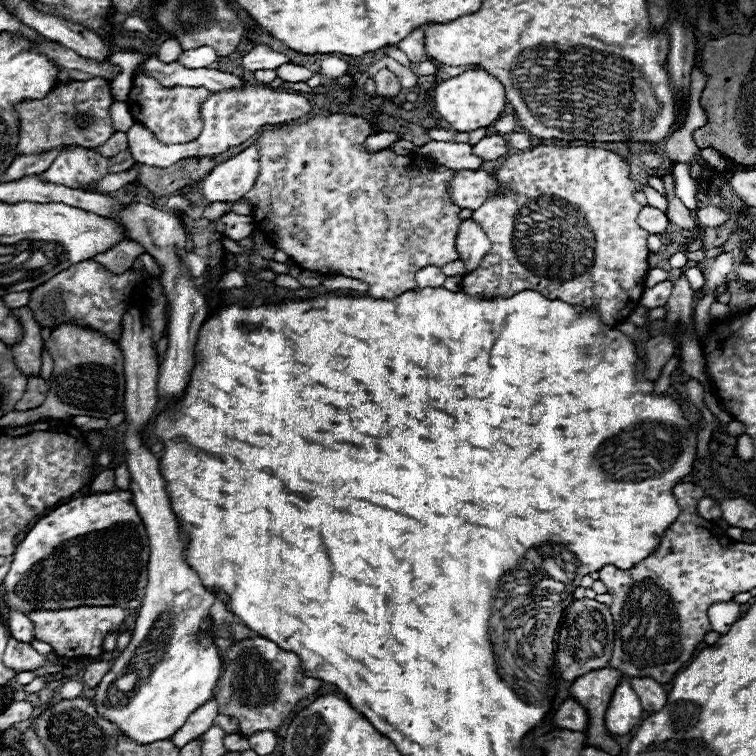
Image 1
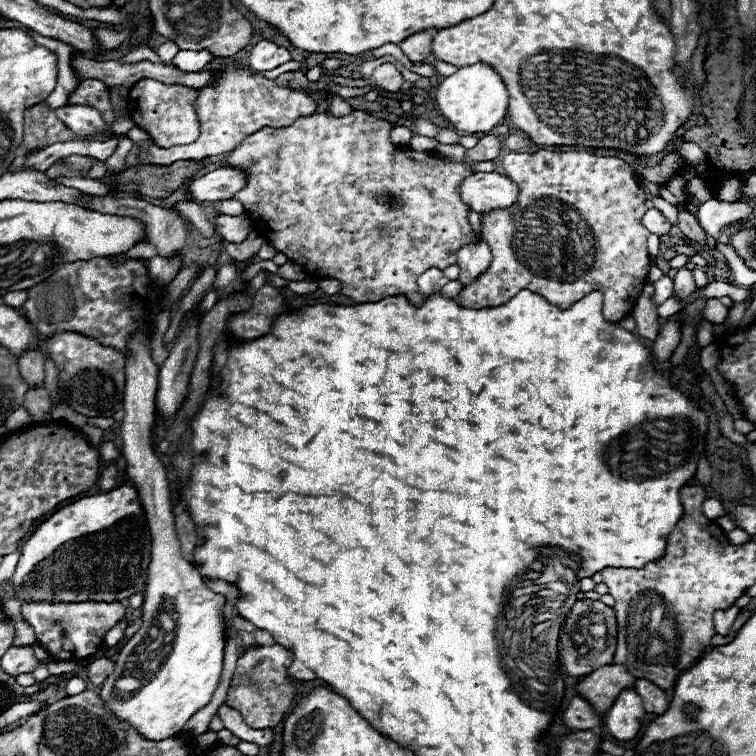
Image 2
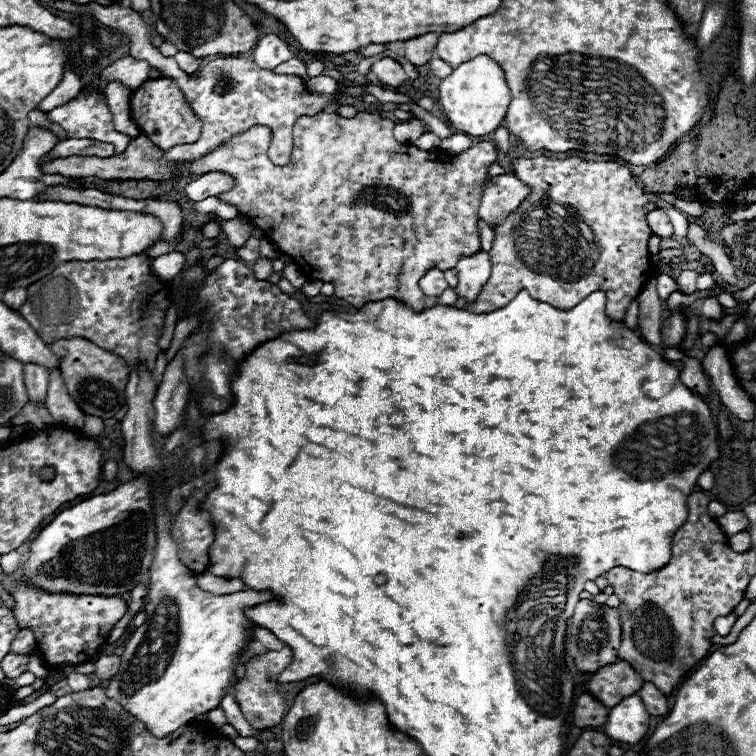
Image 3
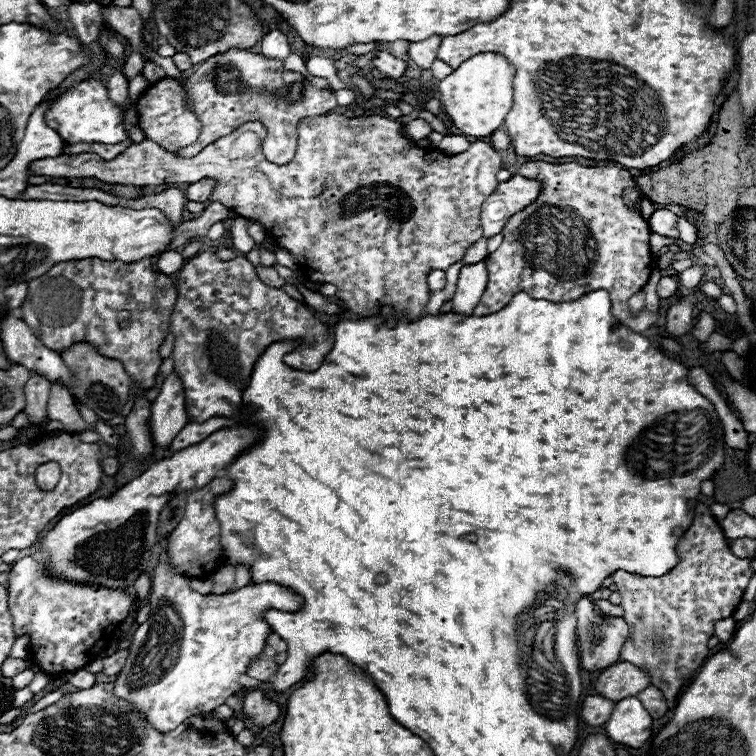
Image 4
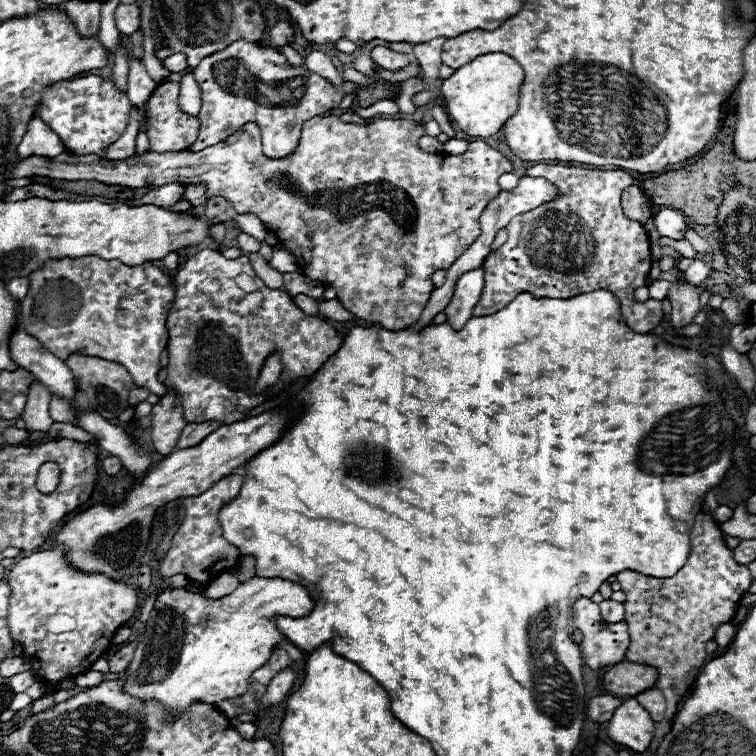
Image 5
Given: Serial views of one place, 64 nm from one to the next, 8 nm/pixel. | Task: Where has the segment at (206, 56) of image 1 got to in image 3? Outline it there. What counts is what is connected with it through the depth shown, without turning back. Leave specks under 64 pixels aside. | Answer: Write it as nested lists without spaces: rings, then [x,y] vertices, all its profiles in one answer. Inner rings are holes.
[[[178,52],[178,54],[174,56],[174,60],[178,62],[178,66],[180,66],[186,74],[196,74],[196,72],[202,68],[202,64],[204,64],[204,58],[194,58],[190,52]]]

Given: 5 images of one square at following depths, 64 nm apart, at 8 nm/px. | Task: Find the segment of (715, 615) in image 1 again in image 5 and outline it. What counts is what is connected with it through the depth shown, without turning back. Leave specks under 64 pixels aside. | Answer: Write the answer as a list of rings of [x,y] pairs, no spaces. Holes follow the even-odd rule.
[[[724,622],[724,624],[720,624],[718,626],[718,630],[716,630],[716,642],[718,642],[718,646],[728,646],[730,642],[732,642],[732,638],[734,638],[734,634],[736,634],[736,626],[734,624],[730,624],[730,622]]]

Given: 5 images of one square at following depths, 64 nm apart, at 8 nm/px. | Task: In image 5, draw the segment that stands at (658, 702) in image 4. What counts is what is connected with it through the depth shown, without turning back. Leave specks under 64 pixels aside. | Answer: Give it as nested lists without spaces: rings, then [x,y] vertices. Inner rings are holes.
[[[648,688],[644,692],[640,692],[636,696],[636,700],[648,710],[648,714],[660,722],[664,718],[664,712],[666,712],[666,702],[664,702],[664,694],[658,690],[658,688]]]

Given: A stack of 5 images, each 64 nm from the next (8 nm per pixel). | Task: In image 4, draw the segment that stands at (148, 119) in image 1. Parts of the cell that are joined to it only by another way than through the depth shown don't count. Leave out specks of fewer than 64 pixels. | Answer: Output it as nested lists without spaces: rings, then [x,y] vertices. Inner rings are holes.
[[[164,78],[156,84],[150,84],[146,92],[142,92],[136,100],[136,112],[138,126],[142,128],[142,132],[168,152],[176,152],[178,148],[196,142],[200,136],[200,120],[186,106],[186,94],[174,78]]]

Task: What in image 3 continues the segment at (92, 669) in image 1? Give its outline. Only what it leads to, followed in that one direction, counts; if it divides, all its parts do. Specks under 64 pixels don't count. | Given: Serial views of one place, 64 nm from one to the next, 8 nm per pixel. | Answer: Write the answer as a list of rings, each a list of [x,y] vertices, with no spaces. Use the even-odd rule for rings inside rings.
[[[100,656],[94,664],[96,664],[94,676],[98,680],[110,680],[120,668],[120,656]]]

